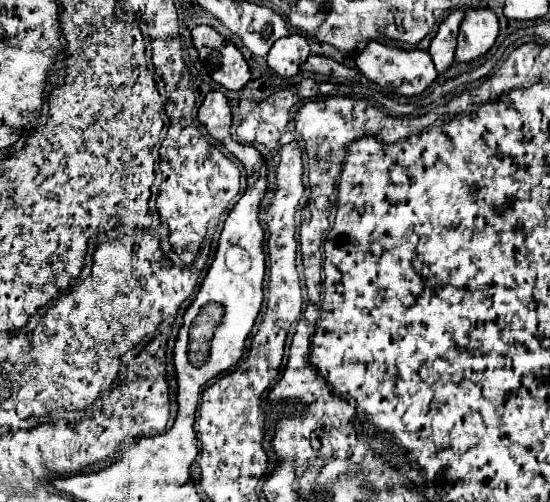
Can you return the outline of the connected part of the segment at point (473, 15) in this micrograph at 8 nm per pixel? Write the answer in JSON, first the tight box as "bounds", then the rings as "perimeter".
{"bounds":[457,9,499,61],"perimeter":[[[467,9],[457,37],[457,61],[473,61],[487,53],[499,35],[499,21],[491,9]]]}

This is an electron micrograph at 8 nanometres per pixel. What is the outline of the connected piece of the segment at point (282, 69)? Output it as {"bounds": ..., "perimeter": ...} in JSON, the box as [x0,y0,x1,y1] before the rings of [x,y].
{"bounds":[267,35,309,77],"perimeter":[[[289,35],[283,39],[277,39],[267,55],[269,67],[283,77],[295,77],[299,73],[299,67],[309,57],[309,45],[303,35]]]}

